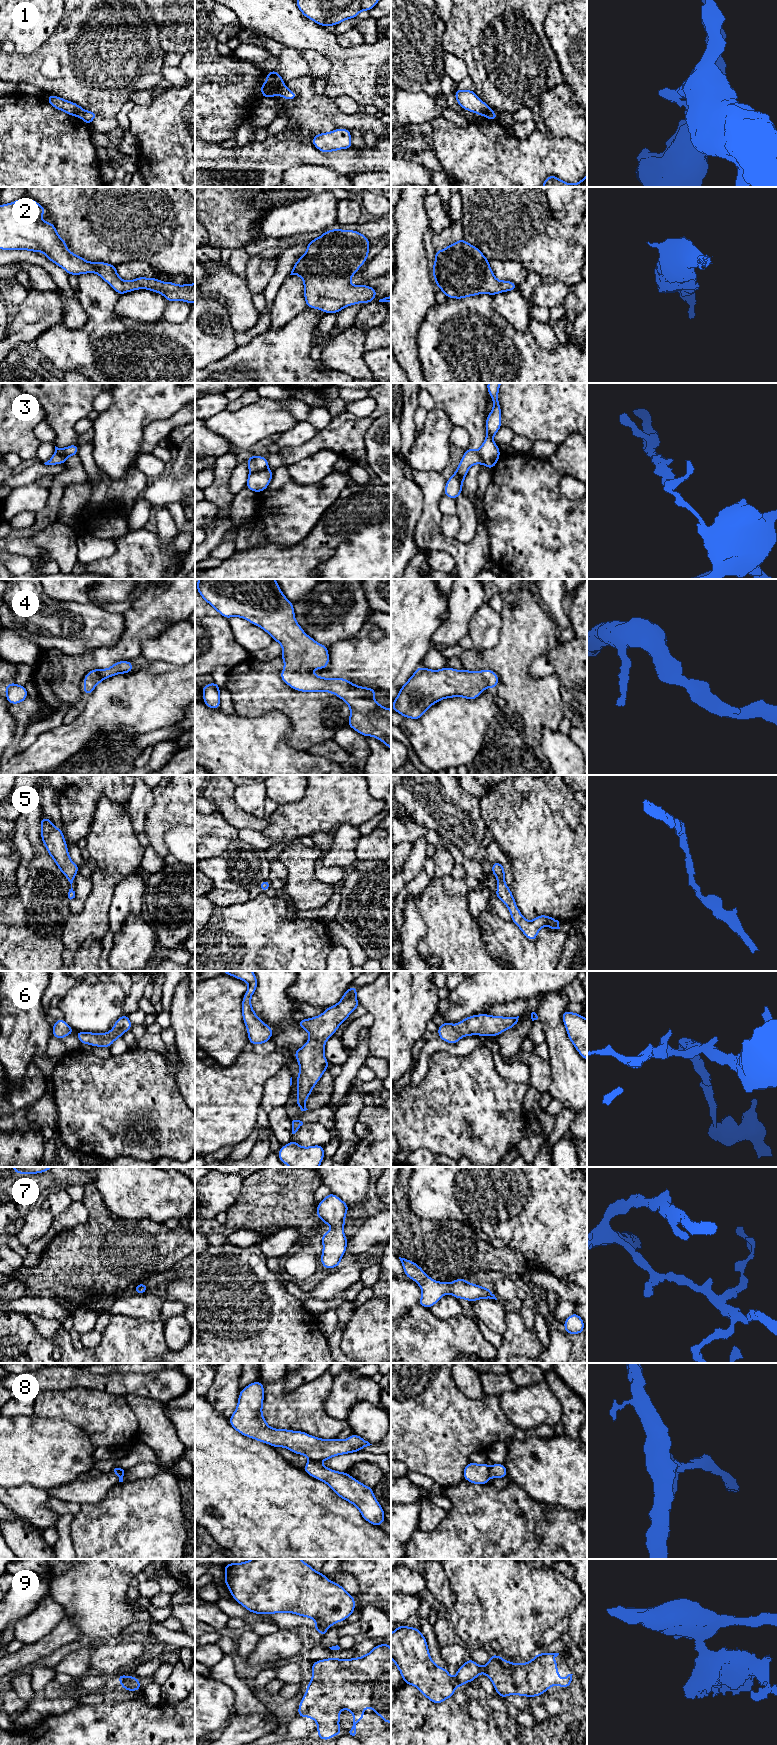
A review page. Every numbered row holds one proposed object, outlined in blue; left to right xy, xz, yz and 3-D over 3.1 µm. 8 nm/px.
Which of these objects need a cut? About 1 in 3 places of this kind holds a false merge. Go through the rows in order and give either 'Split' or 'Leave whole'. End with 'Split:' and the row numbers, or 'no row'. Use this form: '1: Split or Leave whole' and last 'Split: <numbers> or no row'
1: Split
2: Leave whole
3: Split
4: Leave whole
5: Leave whole
6: Leave whole
7: Leave whole
8: Split
9: Split
Split: 1, 3, 8, 9

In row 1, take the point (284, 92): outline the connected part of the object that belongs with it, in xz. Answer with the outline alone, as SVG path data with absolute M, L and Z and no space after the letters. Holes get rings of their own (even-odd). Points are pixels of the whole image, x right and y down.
M283 82L279 85L278 95L280 97L283 97L283 98L287 99L287 100L294 100L298 97L298 95L295 92L290 91L286 87L286 84L283 83Z

